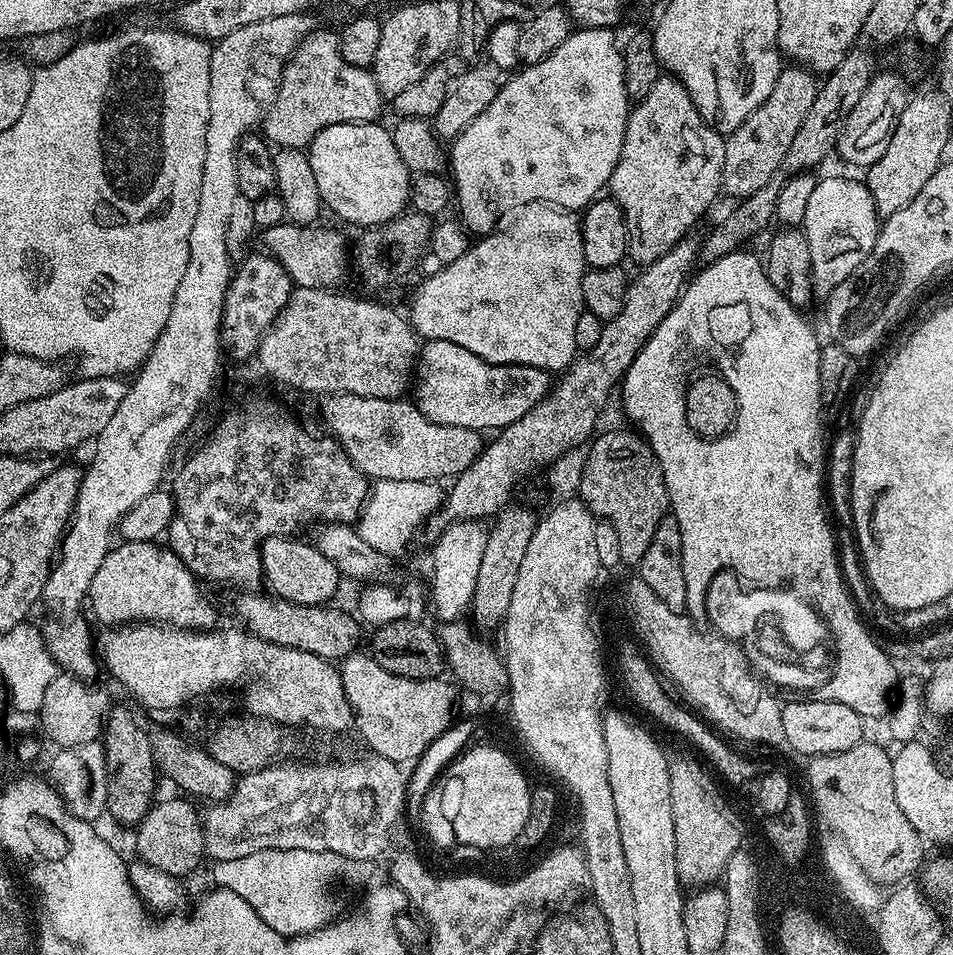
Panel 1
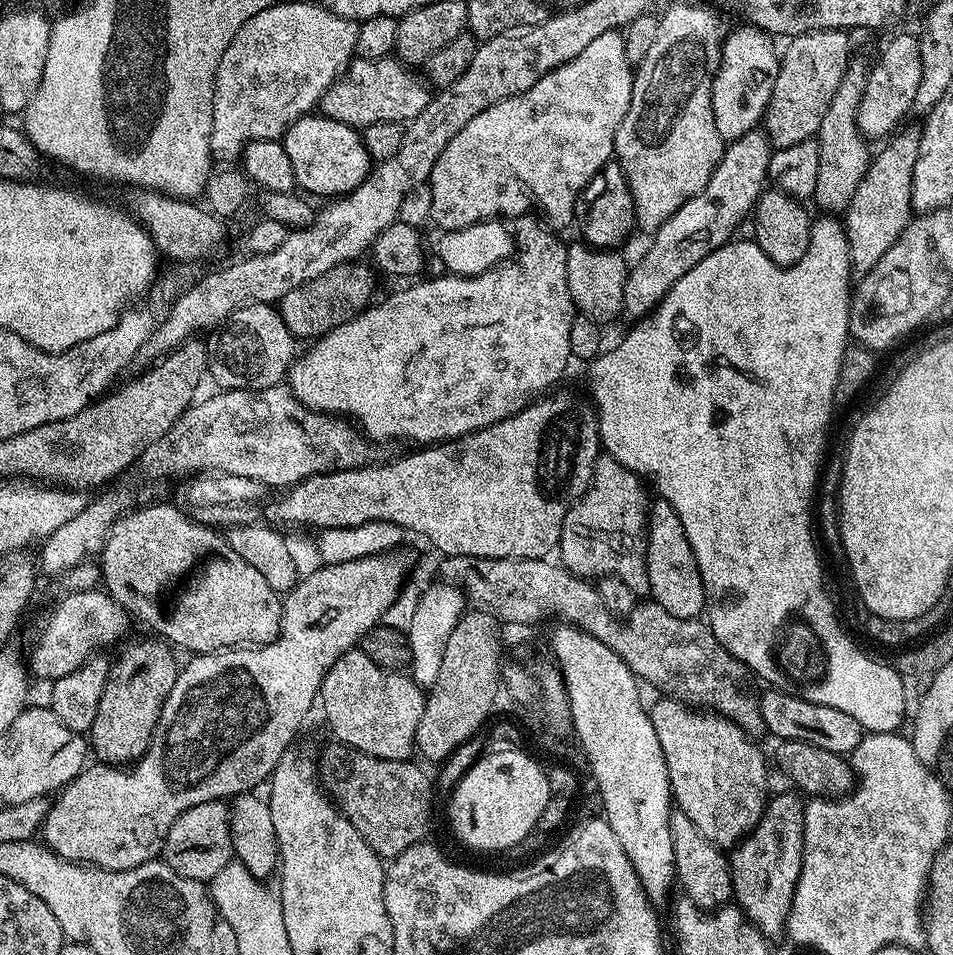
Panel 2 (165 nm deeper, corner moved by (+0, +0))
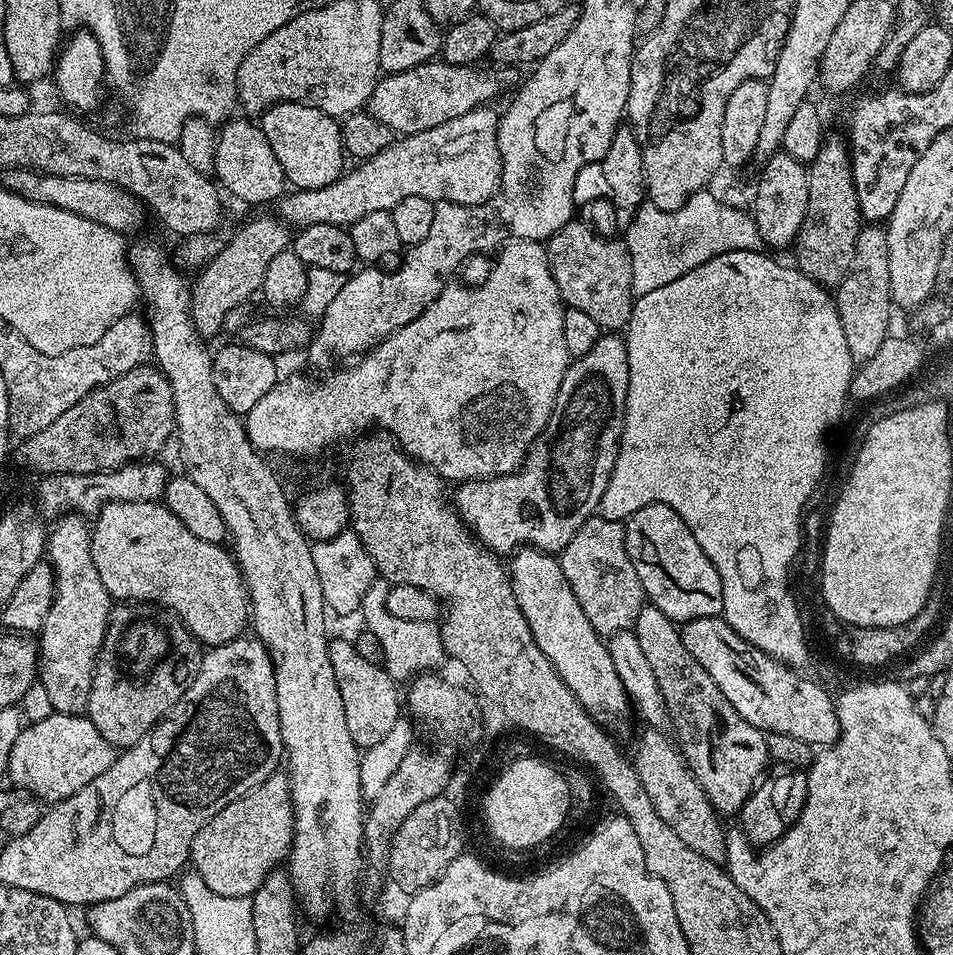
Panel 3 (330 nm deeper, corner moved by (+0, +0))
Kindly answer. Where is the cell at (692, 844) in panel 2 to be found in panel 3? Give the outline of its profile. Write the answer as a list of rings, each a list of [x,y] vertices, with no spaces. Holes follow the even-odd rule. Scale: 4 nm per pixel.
[[[645,727],[640,741],[636,744],[636,753],[630,759],[636,768],[638,778],[646,789],[650,802],[654,802],[654,810],[658,810],[658,818],[690,846],[690,850],[702,854],[702,858],[710,858],[710,862],[723,865],[726,858],[726,830],[720,826],[721,817],[712,808],[700,783],[688,769],[688,761],[680,754],[680,749],[671,739],[663,735],[661,729]]]

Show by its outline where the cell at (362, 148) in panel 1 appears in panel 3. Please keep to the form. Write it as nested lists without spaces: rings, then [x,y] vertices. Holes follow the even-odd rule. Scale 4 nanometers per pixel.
[[[273,104],[263,109],[264,117],[258,120],[260,129],[266,134],[266,142],[270,142],[270,150],[274,150],[274,158],[278,158],[278,166],[282,166],[285,181],[293,189],[325,188],[335,180],[339,180],[345,171],[346,153],[340,137],[340,124],[337,117],[328,116],[309,104]]]

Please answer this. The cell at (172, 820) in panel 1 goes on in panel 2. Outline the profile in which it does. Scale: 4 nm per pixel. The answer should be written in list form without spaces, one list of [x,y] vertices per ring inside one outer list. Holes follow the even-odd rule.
[[[211,800],[190,806],[176,821],[164,839],[164,863],[191,880],[211,882],[227,864],[233,863],[232,822],[227,803]]]

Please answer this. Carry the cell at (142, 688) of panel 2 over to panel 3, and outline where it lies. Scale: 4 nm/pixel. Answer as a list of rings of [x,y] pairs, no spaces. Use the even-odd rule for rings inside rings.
[[[120,602],[108,615],[108,630],[100,657],[96,659],[94,678],[90,686],[90,698],[86,715],[94,722],[98,734],[106,738],[117,750],[133,748],[151,728],[159,724],[182,694],[194,682],[204,657],[202,645],[190,629],[171,610],[159,604]]]

